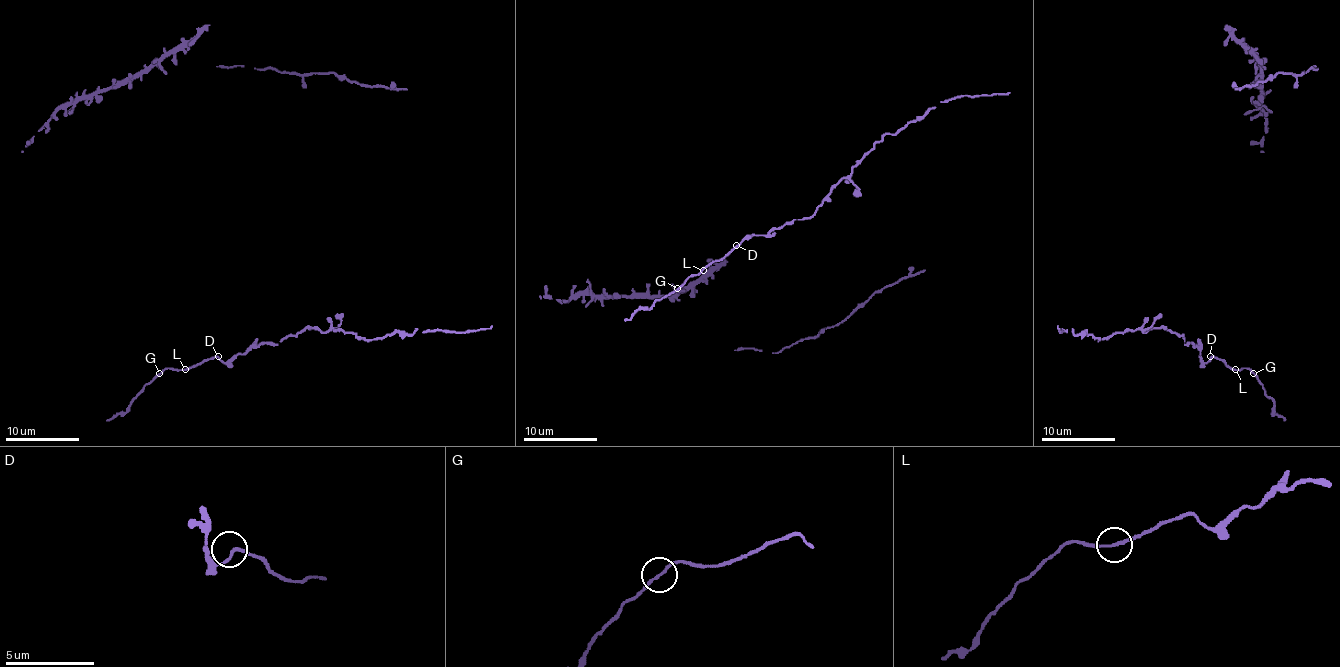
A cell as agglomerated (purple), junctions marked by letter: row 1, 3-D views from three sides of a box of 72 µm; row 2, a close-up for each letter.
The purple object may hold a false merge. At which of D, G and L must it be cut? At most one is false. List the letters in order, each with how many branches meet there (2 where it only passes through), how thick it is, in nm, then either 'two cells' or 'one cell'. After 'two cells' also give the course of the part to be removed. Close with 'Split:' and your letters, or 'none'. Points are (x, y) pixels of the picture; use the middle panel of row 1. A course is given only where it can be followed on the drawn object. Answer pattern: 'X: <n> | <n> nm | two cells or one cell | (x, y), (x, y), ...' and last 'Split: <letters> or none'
D: 2 | 140 nm | one cell
G: 2 | 140 nm | one cell
L: 2 | 140 nm | one cell
Split: none

